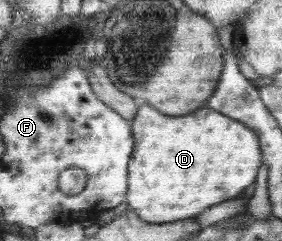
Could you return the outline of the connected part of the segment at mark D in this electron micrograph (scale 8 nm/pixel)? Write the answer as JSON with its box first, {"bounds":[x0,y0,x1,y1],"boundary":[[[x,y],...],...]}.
{"bounds":[125,104,265,222],"boundary":[[[145,104],[131,123],[133,134],[137,132],[137,146],[128,163],[129,196],[125,202],[145,222],[197,217],[209,204],[244,197],[265,168],[261,137],[255,129],[215,110],[201,108],[197,116],[165,116]]]}

